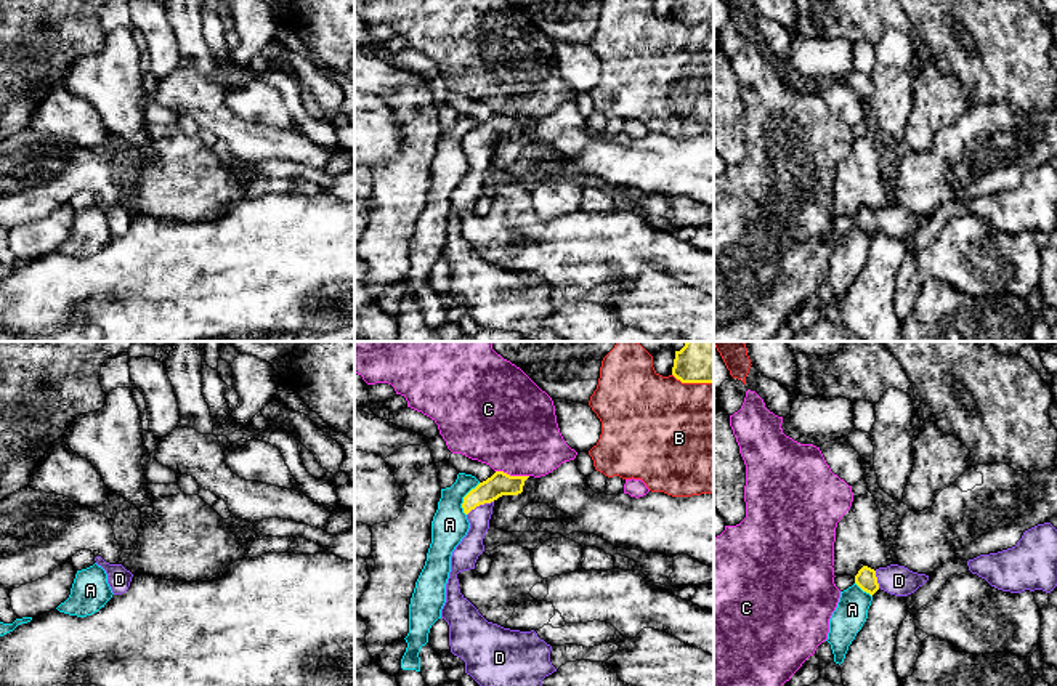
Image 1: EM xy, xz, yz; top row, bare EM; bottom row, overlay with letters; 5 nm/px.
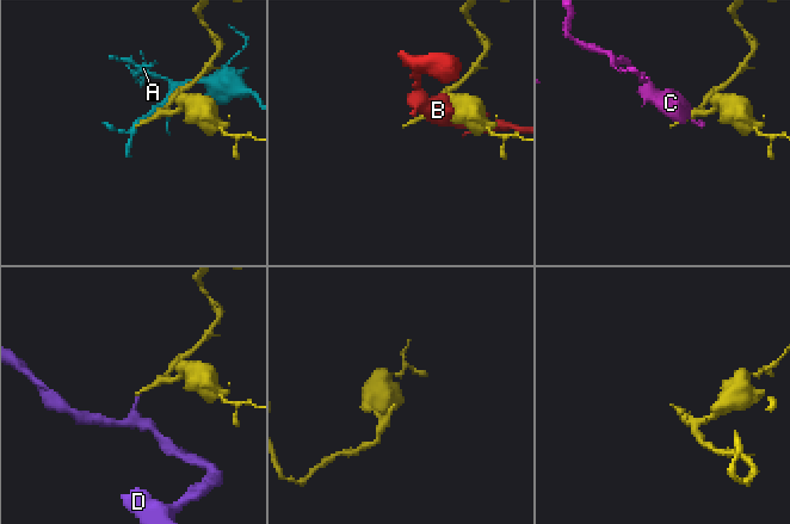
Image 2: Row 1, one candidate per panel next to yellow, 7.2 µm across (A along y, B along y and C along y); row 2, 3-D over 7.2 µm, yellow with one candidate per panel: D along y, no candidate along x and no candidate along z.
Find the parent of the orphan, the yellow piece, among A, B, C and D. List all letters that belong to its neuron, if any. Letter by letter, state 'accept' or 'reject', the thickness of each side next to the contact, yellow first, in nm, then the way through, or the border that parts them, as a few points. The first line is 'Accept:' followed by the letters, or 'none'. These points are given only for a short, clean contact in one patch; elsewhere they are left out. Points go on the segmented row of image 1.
Accept: D
A: reject | 120/180 nm
B: reject | 300/500 nm
C: reject | 120/460 nm
D: accept | 120/120 nm | across xz (499, 484), (480, 504), (478, 529), (467, 552)

